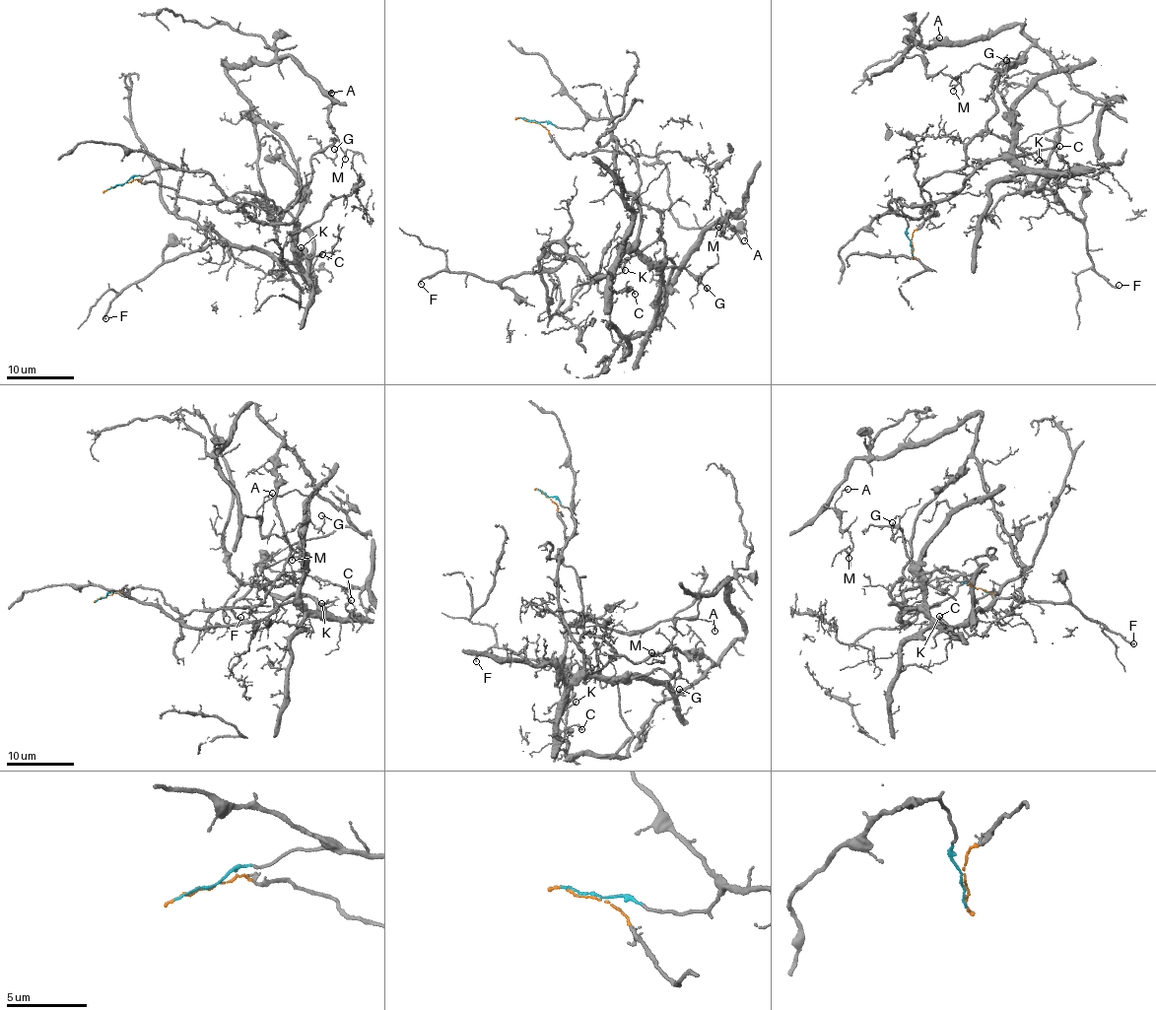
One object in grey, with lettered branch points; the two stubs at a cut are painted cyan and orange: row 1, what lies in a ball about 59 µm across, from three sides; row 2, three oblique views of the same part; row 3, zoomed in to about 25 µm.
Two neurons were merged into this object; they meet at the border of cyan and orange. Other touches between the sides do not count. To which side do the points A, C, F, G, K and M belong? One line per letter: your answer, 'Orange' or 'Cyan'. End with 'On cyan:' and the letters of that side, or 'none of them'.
A: Orange
C: Cyan
F: Cyan
G: Cyan
K: Cyan
M: Orange
On cyan: C, F, G, K

